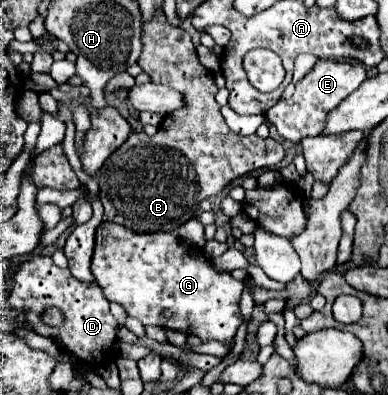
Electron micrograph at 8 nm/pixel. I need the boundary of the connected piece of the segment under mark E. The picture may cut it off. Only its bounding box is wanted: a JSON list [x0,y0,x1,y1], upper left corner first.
[266,60,366,144]

